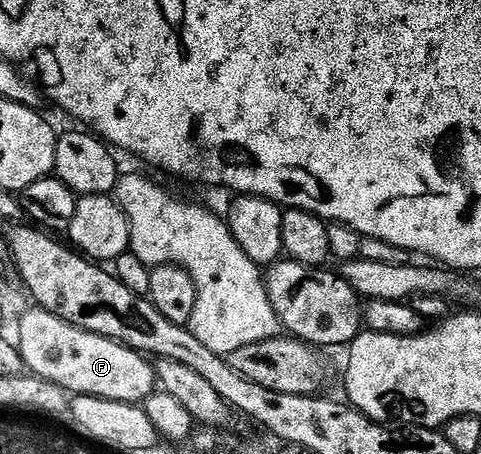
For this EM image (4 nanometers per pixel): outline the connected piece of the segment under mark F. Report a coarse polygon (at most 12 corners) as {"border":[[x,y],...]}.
{"border":[[38,308],[17,347],[34,377],[75,396],[143,404],[155,367]]}

